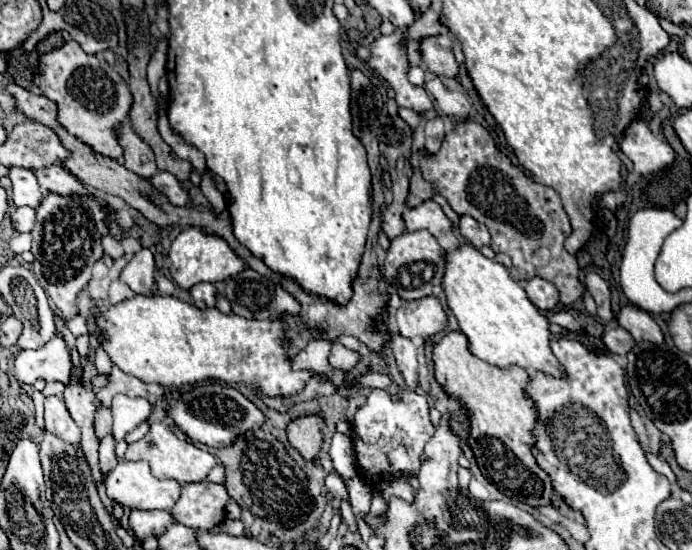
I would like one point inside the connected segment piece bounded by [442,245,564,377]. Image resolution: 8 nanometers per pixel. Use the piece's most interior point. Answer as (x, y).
(504, 327)

